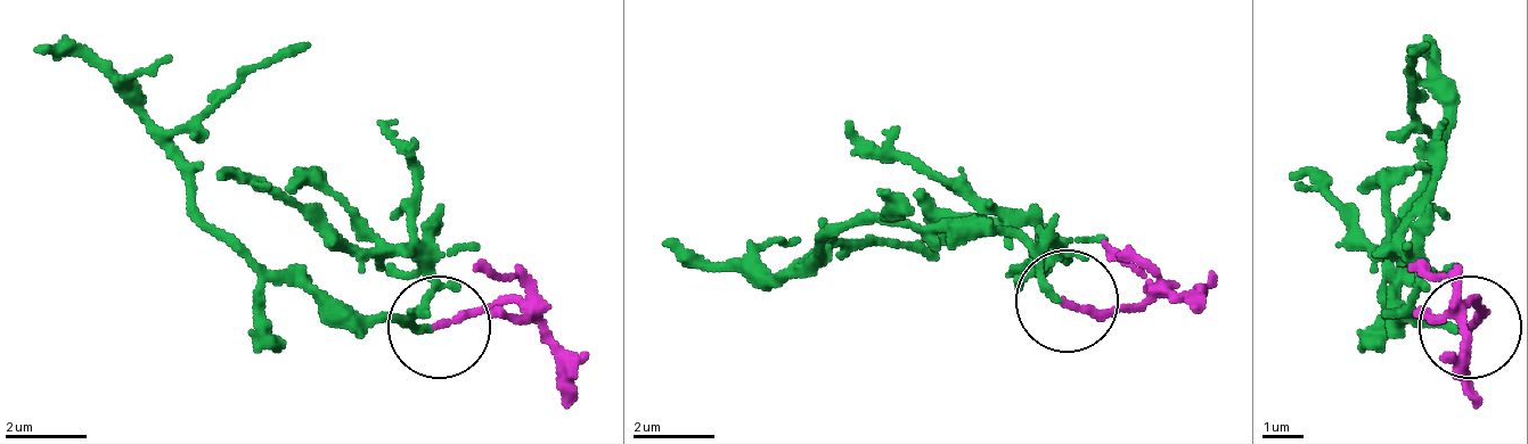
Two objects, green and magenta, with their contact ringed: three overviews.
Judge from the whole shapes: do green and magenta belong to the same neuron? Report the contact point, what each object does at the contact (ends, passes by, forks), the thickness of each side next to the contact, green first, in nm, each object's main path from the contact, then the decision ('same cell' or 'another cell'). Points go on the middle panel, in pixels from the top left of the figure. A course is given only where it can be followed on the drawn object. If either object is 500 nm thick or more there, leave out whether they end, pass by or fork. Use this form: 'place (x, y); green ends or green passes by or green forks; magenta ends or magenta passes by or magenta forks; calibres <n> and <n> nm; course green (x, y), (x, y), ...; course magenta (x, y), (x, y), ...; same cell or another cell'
place (1067, 301); green ends; magenta ends; calibres 170 and 180 nm; course green (1064, 304), (1013, 232), (952, 232), (849, 222), (818, 253), (798, 263), (880, 243), (941, 263); course magenta (1064, 304), (1136, 304), (1187, 294), (1198, 314); same cell

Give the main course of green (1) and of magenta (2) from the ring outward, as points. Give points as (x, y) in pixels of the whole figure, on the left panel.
1: (435, 325), (384, 314), (323, 314), (220, 232), (189, 202), (169, 140), (251, 68), (312, 48)
2: (435, 325), (507, 304), (558, 366), (569, 406)

